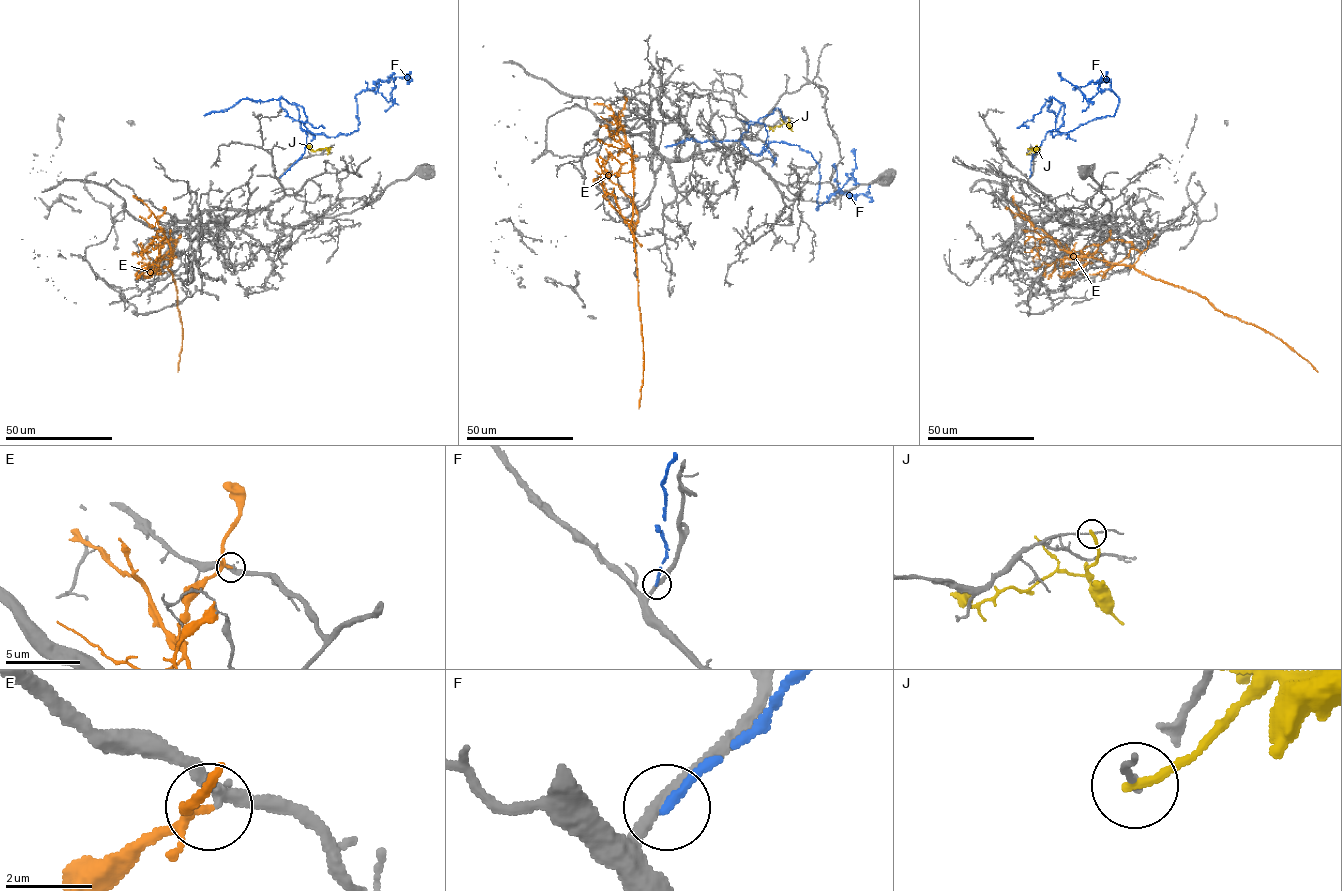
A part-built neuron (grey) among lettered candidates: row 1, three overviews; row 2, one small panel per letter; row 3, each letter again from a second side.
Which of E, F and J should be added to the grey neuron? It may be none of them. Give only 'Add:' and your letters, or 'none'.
Add: none

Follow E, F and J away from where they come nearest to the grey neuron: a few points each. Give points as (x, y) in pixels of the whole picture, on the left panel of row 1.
E: (164, 213), (157, 221), (172, 256), (168, 267), (176, 287), (182, 328), (177, 372)
F: (280, 177), (305, 150), (296, 104), (311, 132), (350, 134), (357, 94), (377, 91), (390, 101), (394, 72)
J: (327, 154), (327, 148), (312, 151), (308, 145)

